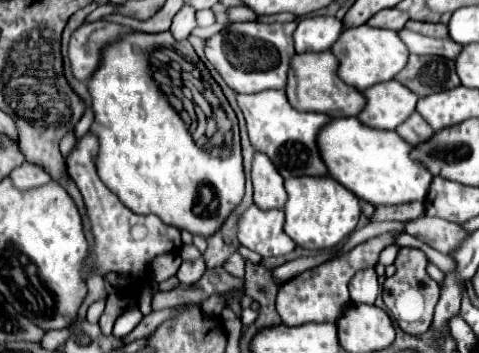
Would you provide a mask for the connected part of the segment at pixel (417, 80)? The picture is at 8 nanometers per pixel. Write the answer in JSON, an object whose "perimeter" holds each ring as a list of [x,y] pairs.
{"perimeter":[[[411,56],[407,68],[403,68],[395,80],[409,86],[409,90],[417,96],[429,96],[461,84],[455,74],[453,60],[441,56]]]}

